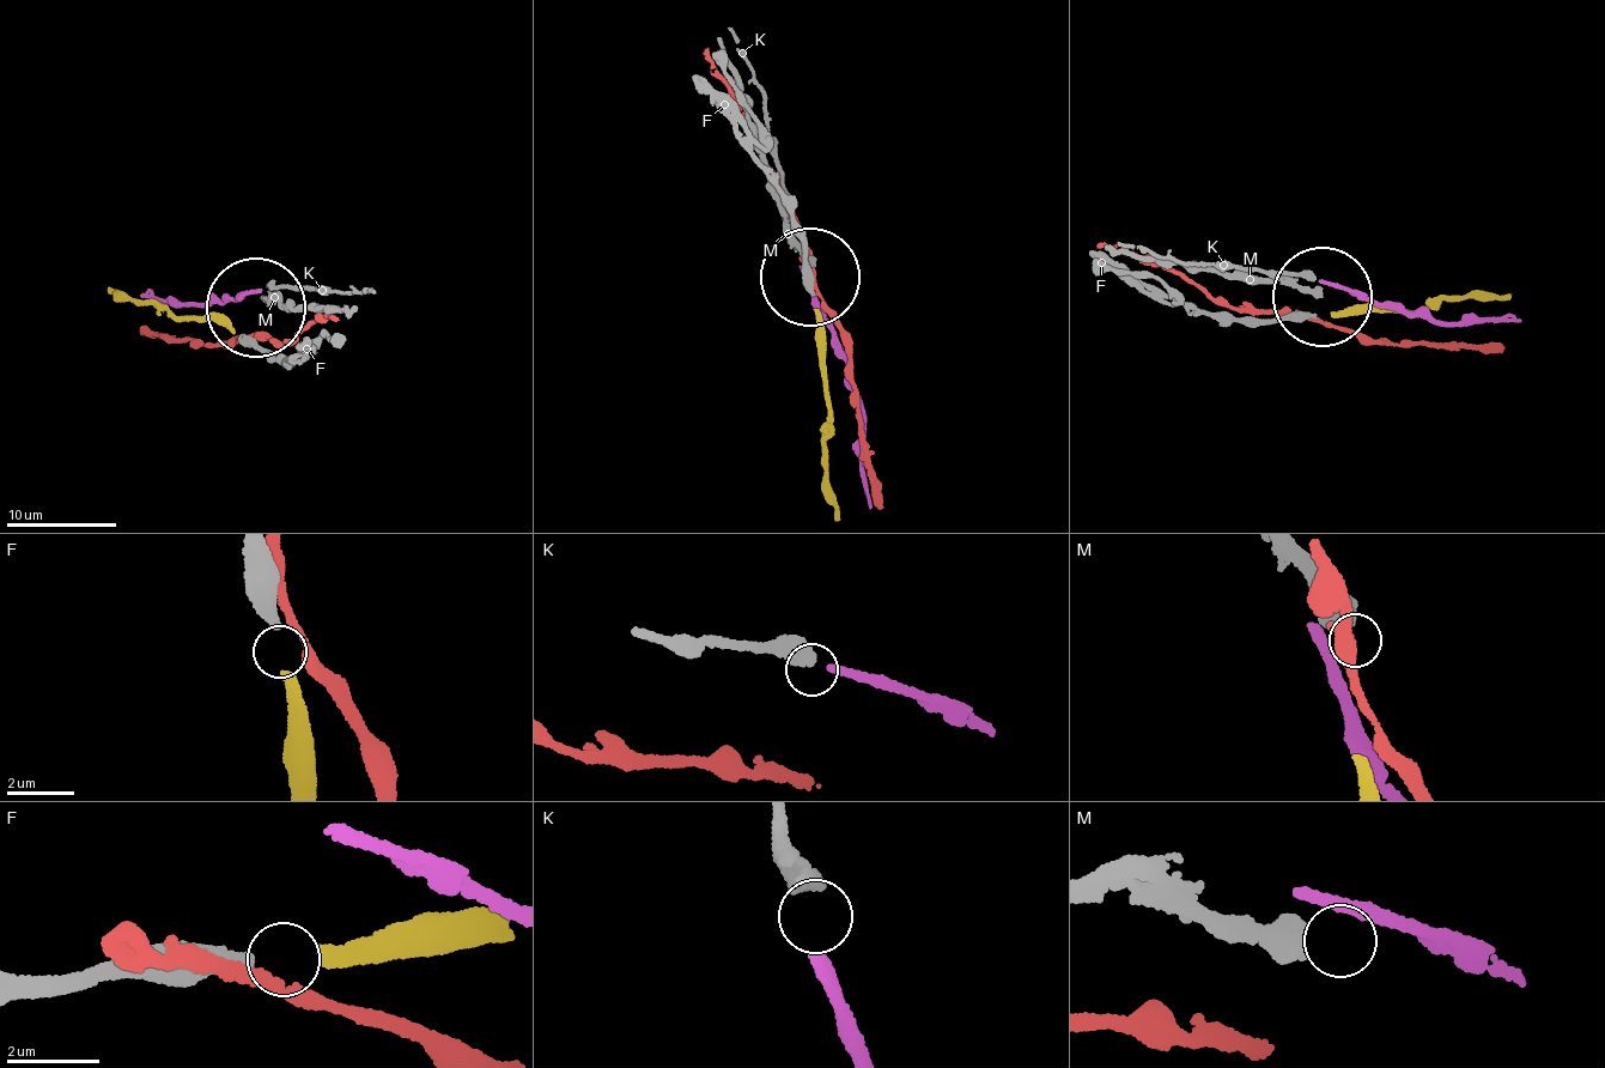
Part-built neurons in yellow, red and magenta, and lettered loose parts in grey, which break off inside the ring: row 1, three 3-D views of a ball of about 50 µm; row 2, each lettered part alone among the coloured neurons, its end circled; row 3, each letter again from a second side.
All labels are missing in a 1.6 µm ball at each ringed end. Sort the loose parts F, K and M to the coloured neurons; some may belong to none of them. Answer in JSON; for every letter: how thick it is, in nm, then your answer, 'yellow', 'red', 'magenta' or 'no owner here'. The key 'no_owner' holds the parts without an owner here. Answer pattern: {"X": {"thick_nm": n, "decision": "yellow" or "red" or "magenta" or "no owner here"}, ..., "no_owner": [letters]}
{"F": {"thick_nm": 400, "decision": "yellow"}, "K": {"thick_nm": 440, "decision": "magenta"}, "M": {"thick_nm": 600, "decision": "no owner here"}, "no_owner": ["M"]}

